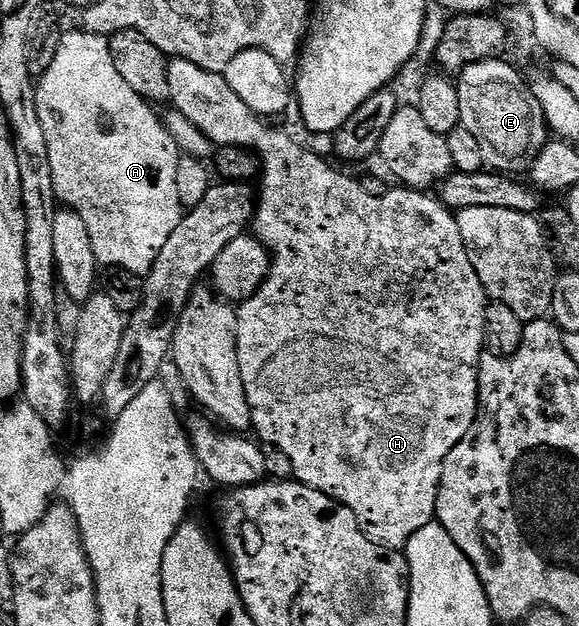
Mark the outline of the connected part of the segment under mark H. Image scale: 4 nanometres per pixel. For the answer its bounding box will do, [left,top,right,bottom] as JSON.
[168,59,488,550]

